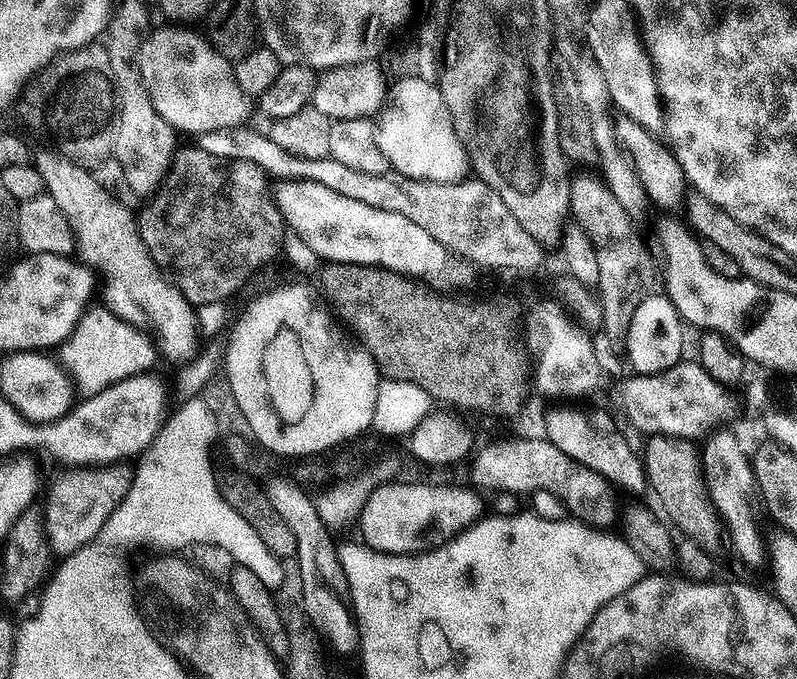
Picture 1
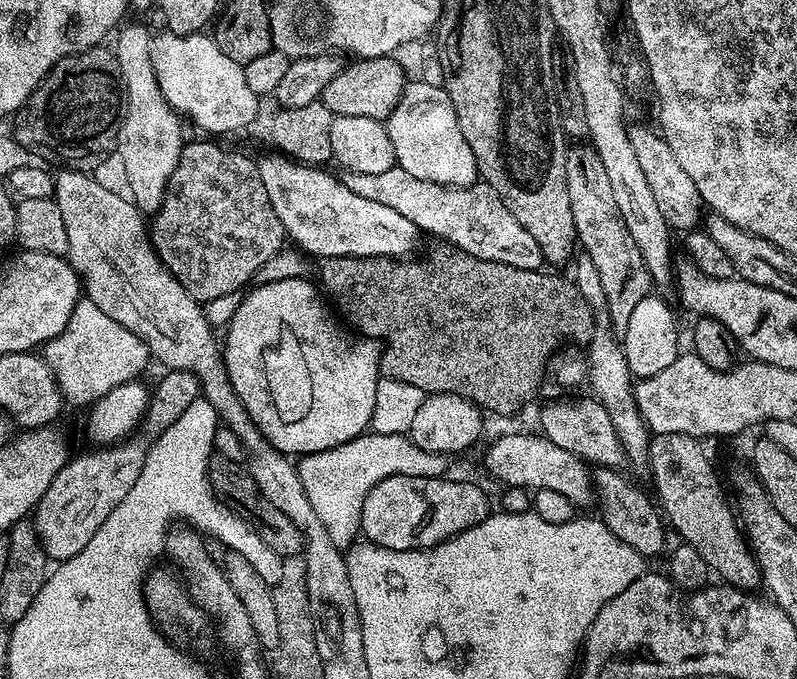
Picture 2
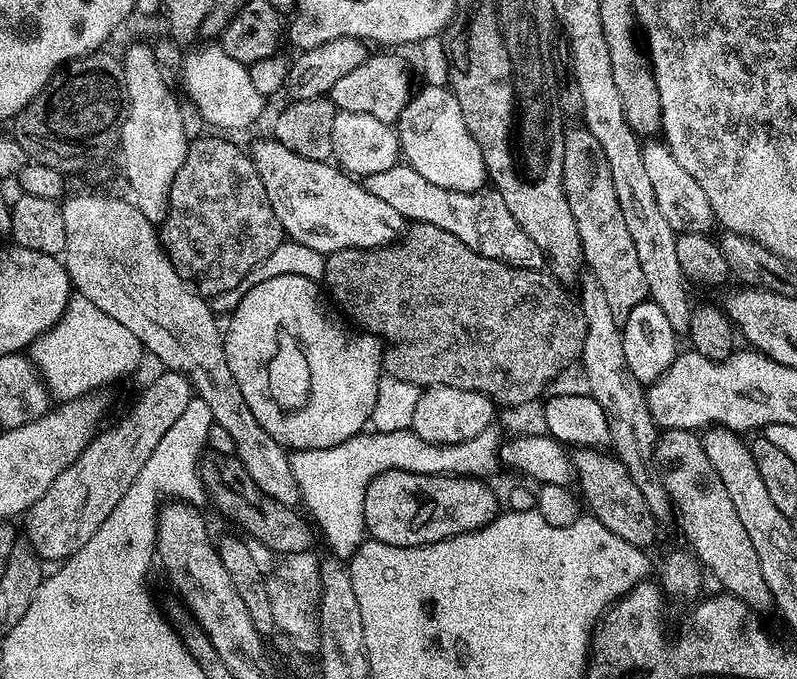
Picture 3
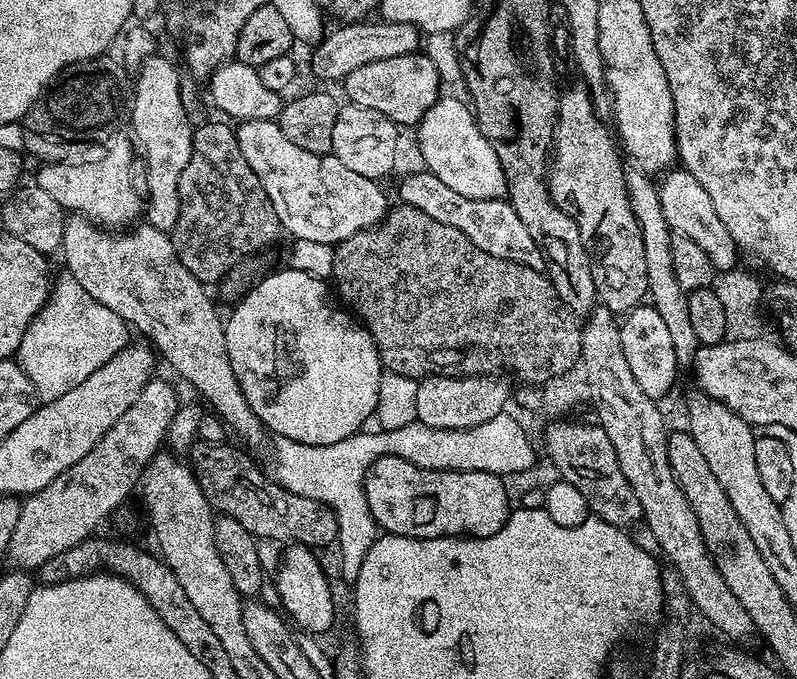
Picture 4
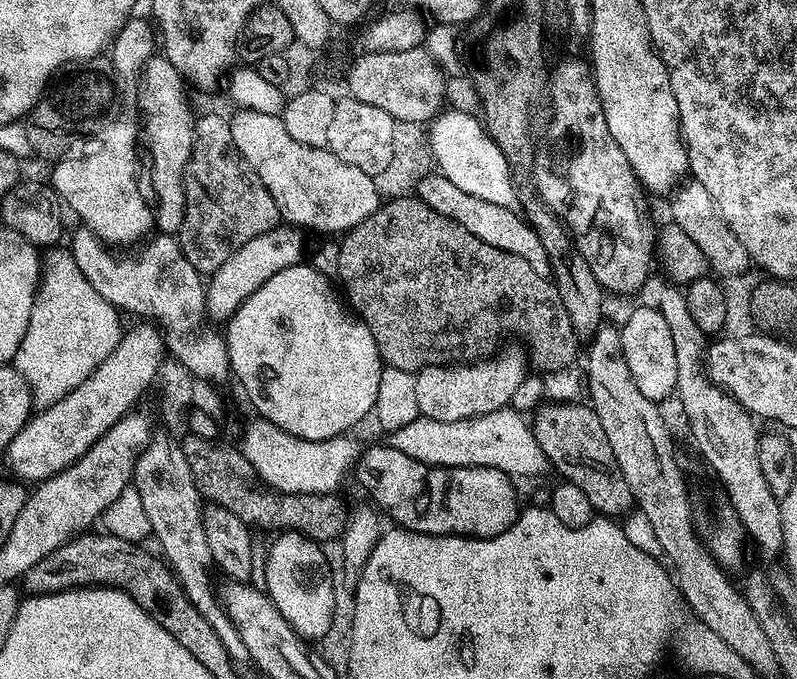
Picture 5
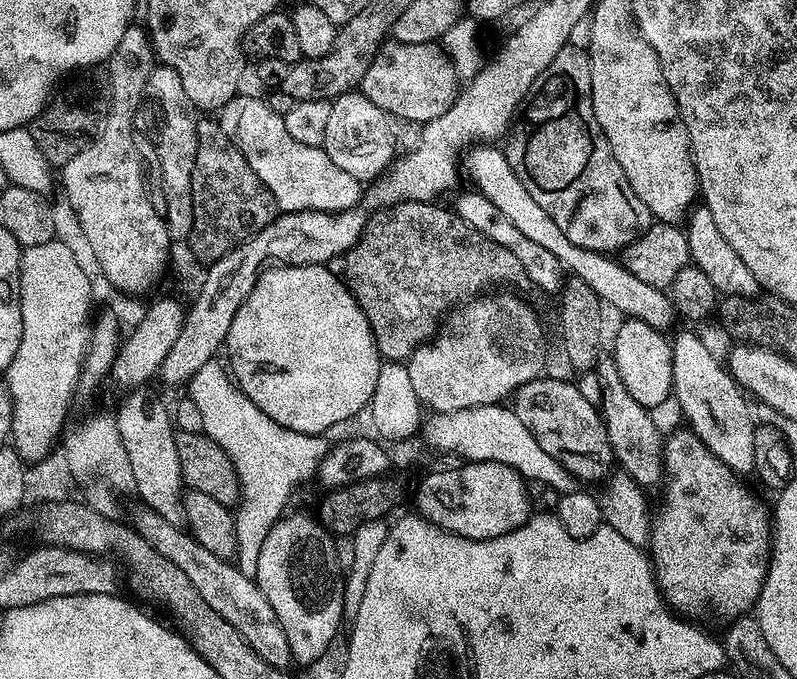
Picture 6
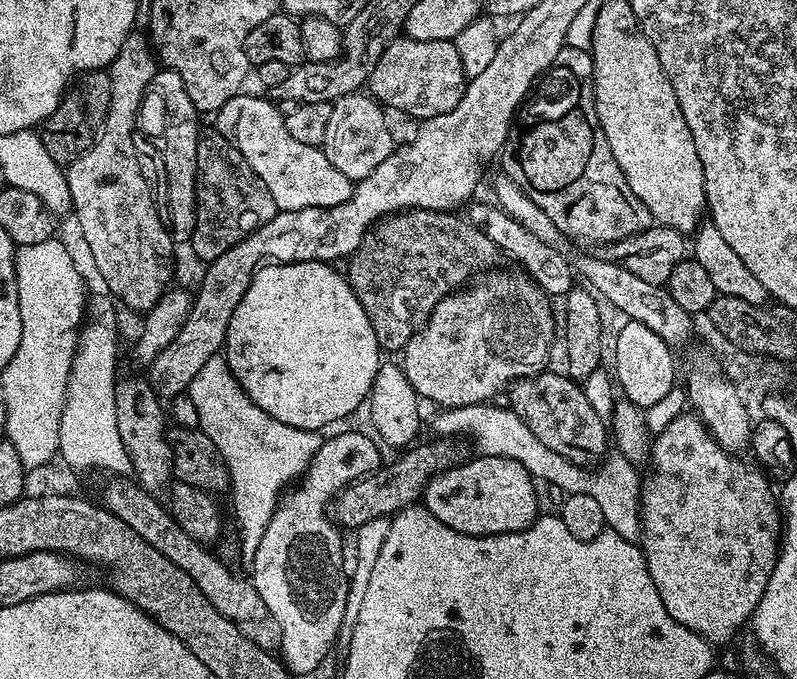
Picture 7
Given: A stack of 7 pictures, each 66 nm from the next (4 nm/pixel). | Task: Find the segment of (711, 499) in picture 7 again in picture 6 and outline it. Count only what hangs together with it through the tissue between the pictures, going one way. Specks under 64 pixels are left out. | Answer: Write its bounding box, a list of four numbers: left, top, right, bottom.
[650,430,772,618]

